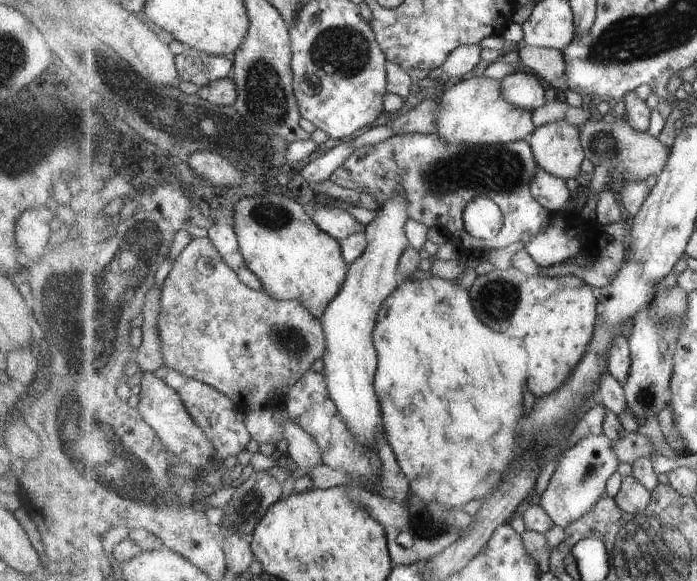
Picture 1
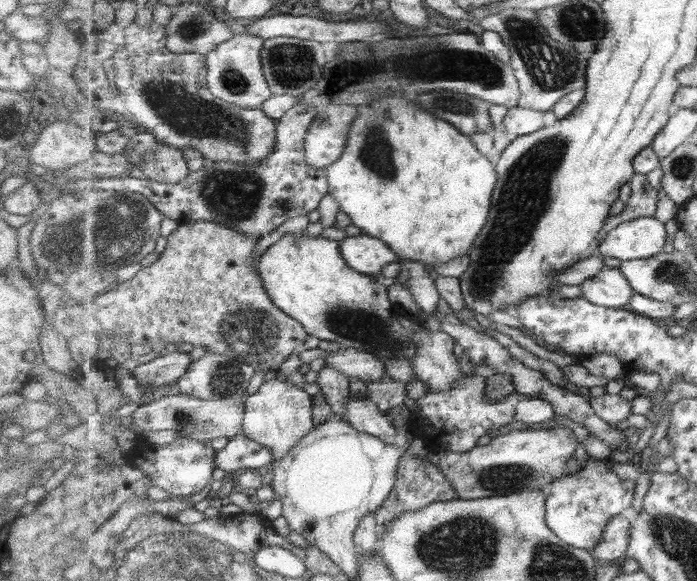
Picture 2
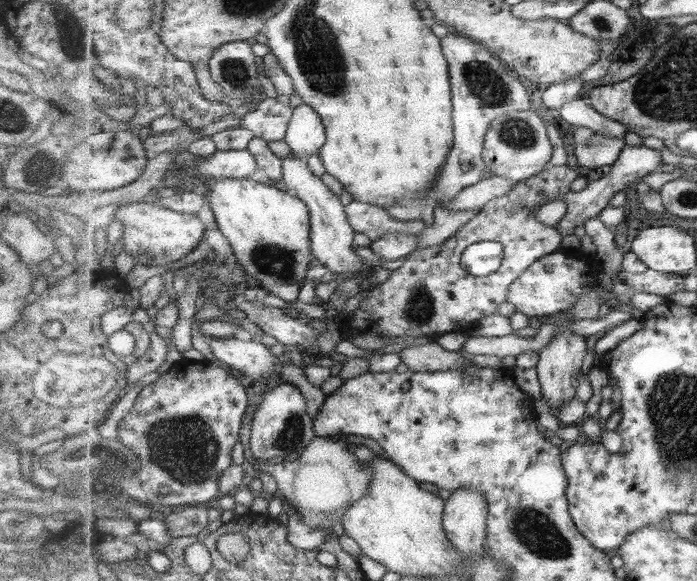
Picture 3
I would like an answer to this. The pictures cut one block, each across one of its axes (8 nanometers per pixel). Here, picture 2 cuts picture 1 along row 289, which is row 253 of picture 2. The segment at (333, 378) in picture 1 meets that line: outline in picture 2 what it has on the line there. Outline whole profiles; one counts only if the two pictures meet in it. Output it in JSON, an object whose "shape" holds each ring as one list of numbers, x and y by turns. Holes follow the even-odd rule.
{"shape":[[365,233,345,237,341,241,341,253,349,266,368,276,379,275,381,268,401,259,383,240]]}

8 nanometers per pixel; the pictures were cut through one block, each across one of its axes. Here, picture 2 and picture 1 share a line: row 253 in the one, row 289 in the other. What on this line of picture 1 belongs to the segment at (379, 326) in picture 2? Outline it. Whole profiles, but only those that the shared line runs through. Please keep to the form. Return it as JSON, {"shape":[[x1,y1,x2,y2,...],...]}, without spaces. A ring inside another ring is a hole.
{"shape":[[276,190,237,202,232,216,245,264,260,281,262,290,277,300,299,300,315,318,321,318,329,303,343,290,345,279,348,278,349,264,345,262,344,254,341,252,340,241,327,234,307,215,301,206,301,199,293,200,281,196]]}

